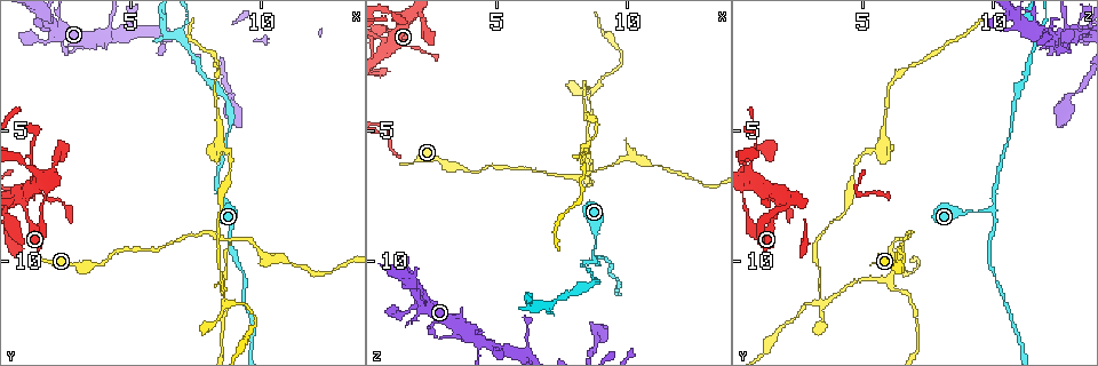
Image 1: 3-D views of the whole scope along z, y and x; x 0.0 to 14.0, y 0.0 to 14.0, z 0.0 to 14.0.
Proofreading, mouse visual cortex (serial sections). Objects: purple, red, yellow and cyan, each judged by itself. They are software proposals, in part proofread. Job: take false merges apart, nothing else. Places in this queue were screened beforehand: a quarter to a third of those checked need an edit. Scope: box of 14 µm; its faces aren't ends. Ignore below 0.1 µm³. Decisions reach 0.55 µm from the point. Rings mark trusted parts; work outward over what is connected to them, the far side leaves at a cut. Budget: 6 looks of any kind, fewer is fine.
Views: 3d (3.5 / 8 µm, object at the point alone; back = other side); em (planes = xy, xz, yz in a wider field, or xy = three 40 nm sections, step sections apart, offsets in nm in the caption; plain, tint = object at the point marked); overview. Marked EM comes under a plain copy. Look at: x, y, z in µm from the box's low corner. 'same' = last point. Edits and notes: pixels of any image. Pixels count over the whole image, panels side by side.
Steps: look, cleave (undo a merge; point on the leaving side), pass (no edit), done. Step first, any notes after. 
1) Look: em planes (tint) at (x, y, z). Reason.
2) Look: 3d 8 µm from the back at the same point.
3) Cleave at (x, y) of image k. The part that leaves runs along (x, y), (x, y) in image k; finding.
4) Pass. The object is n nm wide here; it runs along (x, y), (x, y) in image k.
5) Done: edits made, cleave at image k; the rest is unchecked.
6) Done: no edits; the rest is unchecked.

Look: 3d 8 µm at (0.8, 7.6, 1.8). Sharp bend.

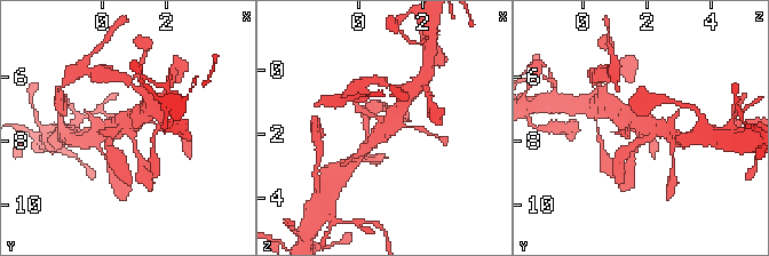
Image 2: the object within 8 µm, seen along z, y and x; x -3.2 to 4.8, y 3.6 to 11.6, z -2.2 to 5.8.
Look: 3d 3.5 µm at (0.9, 7.6, 1.8). Zoom in.

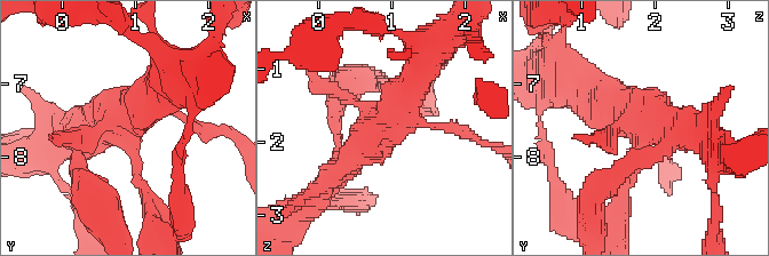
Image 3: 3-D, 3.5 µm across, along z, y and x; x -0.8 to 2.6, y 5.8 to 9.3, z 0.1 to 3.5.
Look: em xy step 2 (tint) at (0.90, 7.65, 1.75).

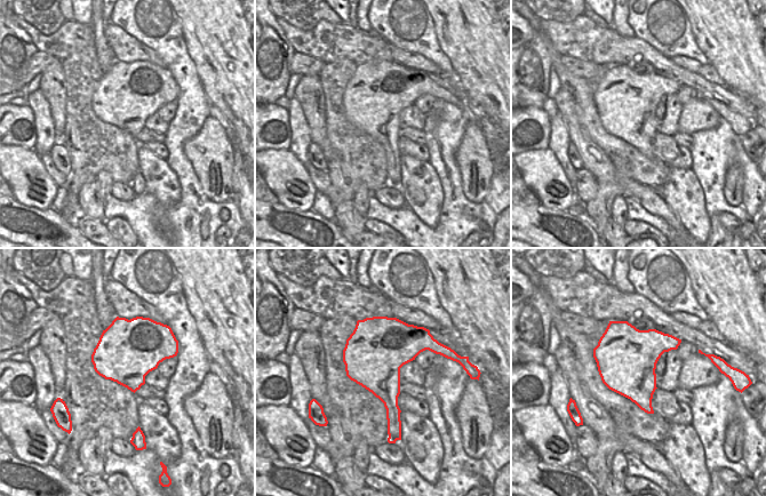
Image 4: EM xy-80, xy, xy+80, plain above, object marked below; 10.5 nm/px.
Pass. The object is 650 nm wide here; it runs along (621, 198), (639, 128), (589, 86) in image 3; one cell here.

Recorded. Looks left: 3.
Look: 3d 3.5 µm from the back at (8.8, 8.0, 10.0). Sharp bend.

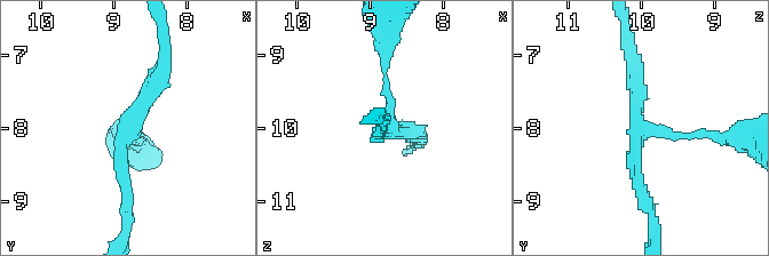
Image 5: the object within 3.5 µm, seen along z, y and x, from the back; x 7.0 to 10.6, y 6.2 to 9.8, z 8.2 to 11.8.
Look: em xy step 5 (tint) at (8.70, 8.05, 9.95). 3 arms meet here; the arms are 100, 150, 250 nm wide; now the EM.

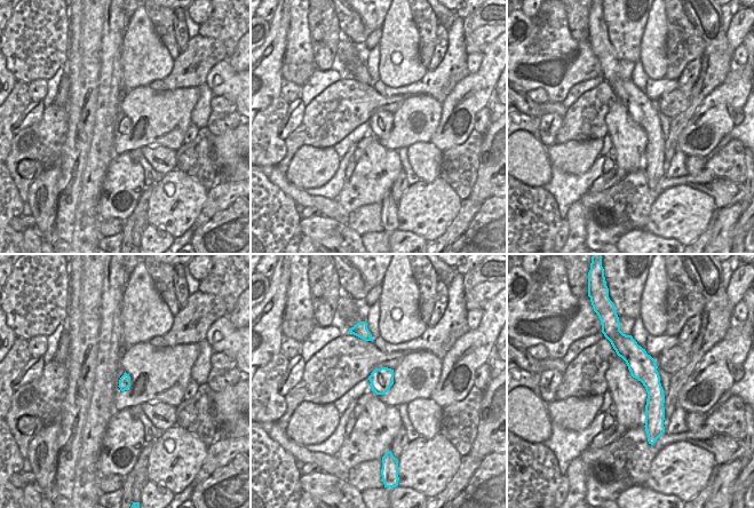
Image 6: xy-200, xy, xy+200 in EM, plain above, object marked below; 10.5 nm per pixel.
Look: em xy step 3 (tint) at the same point.

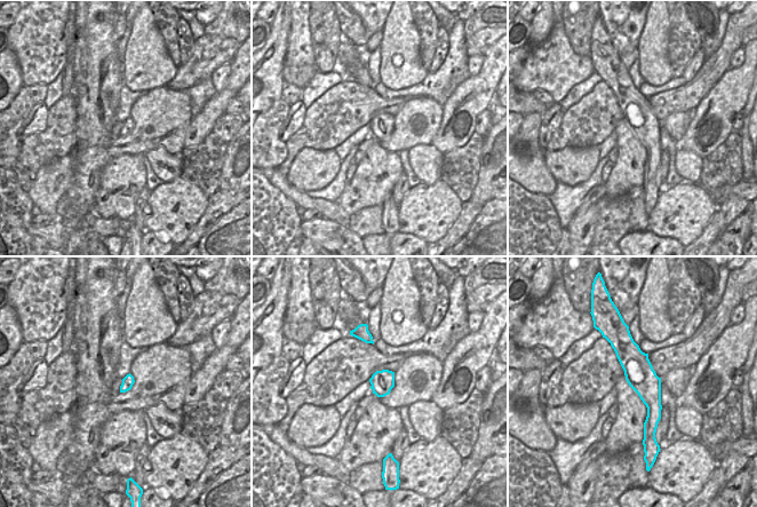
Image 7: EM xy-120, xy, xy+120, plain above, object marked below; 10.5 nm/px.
Pass. It runs along (721, 137), (644, 130), (636, 64) in image 5; one cell here.

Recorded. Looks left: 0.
Done: no edits; the rest is unchecked.

